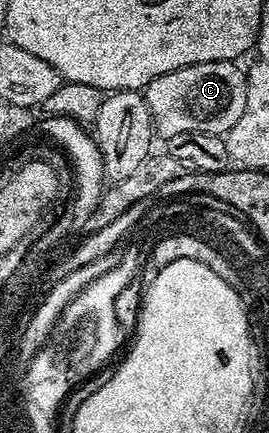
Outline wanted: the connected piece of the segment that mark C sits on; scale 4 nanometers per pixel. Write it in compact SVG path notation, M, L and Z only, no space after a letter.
M231 60L218 62L202 62L194 66L182 66L178 70L170 70L170 74L162 74L154 78L142 90L148 112L152 115L152 126L161 137L167 138L178 134L201 132L224 136L242 118L242 110L246 110L245 69Z

